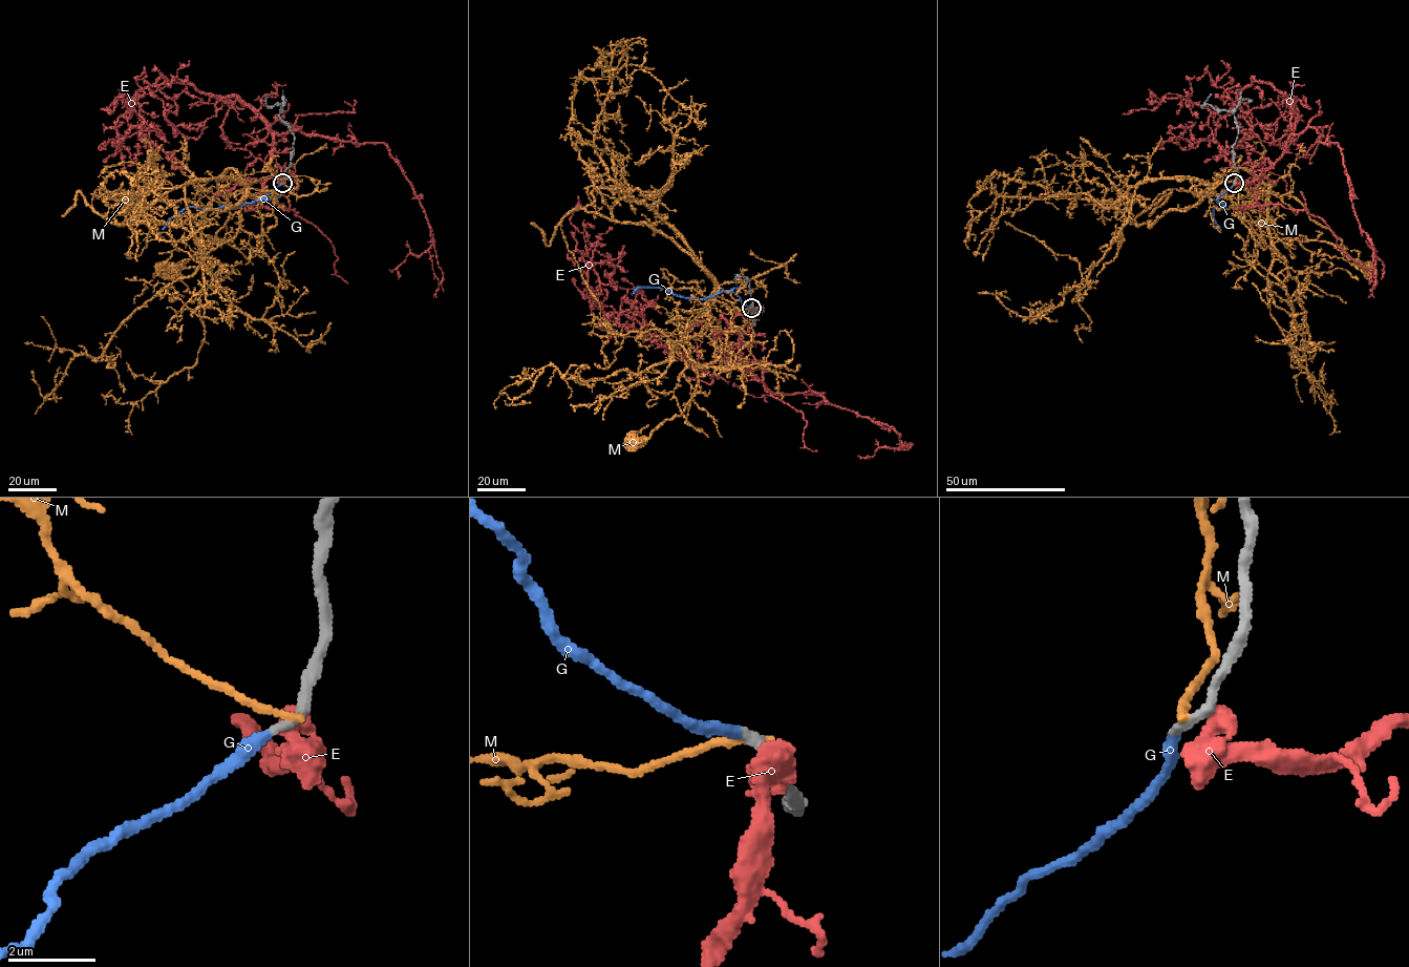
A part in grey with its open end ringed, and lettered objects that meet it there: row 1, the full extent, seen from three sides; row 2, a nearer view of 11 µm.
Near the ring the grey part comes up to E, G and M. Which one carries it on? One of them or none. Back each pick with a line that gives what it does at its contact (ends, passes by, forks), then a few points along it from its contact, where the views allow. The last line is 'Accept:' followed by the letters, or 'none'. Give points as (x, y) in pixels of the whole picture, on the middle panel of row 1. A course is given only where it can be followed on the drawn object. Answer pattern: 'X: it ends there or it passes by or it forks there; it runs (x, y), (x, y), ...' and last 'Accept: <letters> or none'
G: it ends there; it runs (751, 308), (731, 291), (688, 298), (665, 289), (639, 287), (632, 295)
Accept: G

